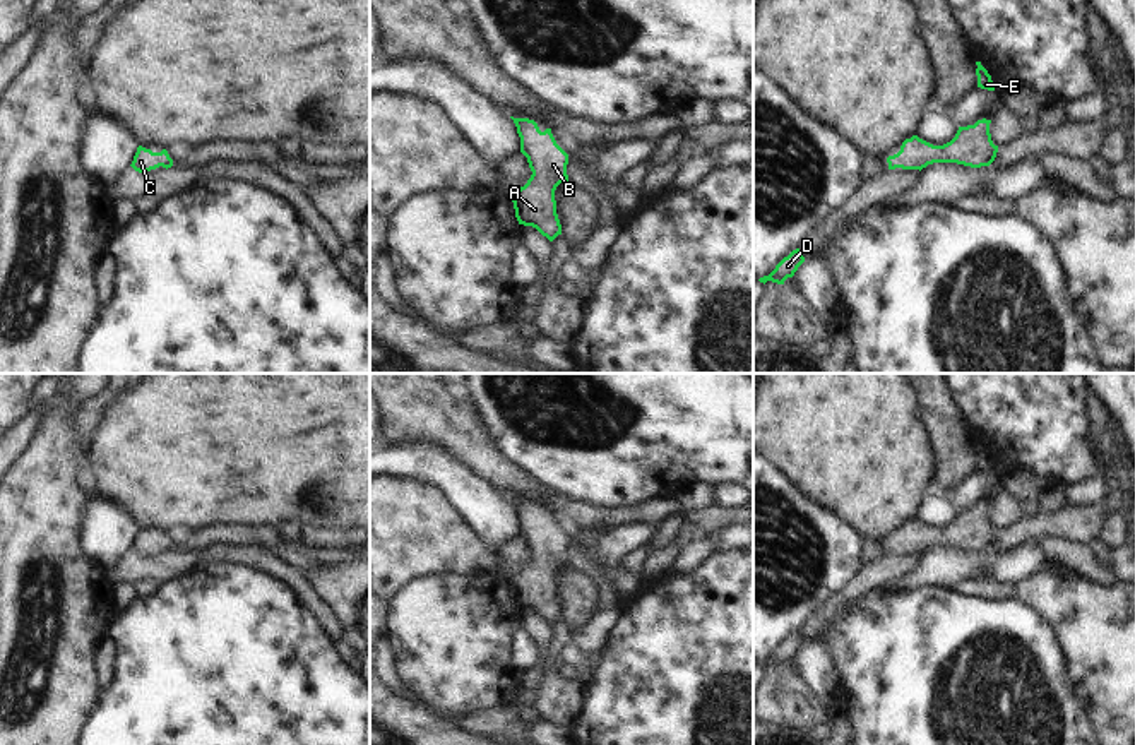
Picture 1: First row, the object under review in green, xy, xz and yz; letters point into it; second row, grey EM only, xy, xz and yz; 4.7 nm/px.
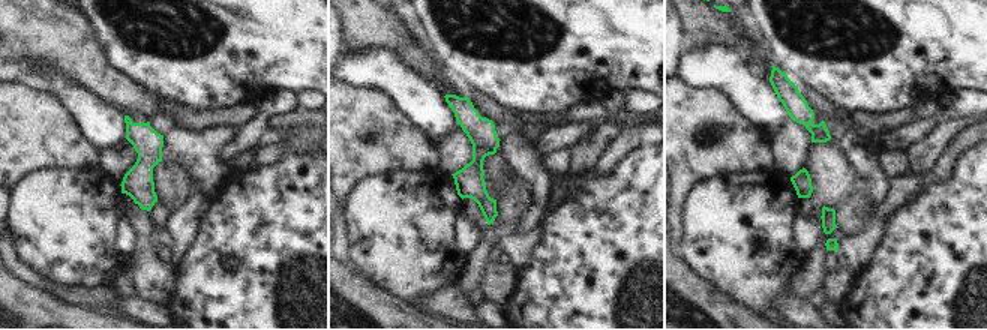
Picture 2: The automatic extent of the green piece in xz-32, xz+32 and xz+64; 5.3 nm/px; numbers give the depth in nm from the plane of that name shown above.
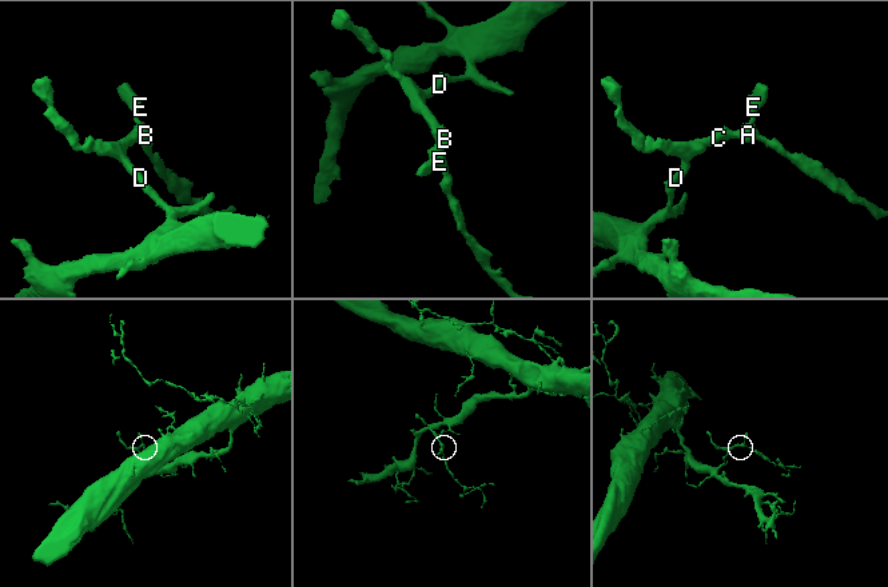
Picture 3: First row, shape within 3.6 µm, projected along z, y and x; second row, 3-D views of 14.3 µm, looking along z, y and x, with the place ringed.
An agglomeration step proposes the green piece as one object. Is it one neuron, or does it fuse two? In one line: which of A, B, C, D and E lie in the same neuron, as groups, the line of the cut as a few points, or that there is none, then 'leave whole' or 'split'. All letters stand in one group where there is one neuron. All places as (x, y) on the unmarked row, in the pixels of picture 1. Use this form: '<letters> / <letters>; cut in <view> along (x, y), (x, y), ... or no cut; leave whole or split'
A B C D E; no cut; leave whole

